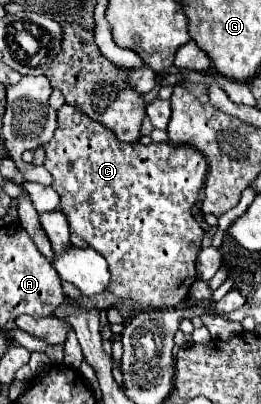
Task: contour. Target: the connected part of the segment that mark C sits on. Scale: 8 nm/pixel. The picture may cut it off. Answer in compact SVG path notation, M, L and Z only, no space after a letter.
M61 106L59 126L49 144L43 144L45 150L45 168L53 176L53 190L61 198L61 212L67 216L71 230L81 236L91 248L103 254L111 268L111 284L107 292L97 302L79 302L87 308L109 308L119 298L131 298L141 306L153 308L171 308L181 304L191 284L197 280L195 260L199 246L189 246L191 242L201 244L203 230L195 222L191 208L199 198L199 190L207 178L207 160L205 156L185 144L149 144L143 146L119 142L105 126L87 118L81 110L71 106Z

